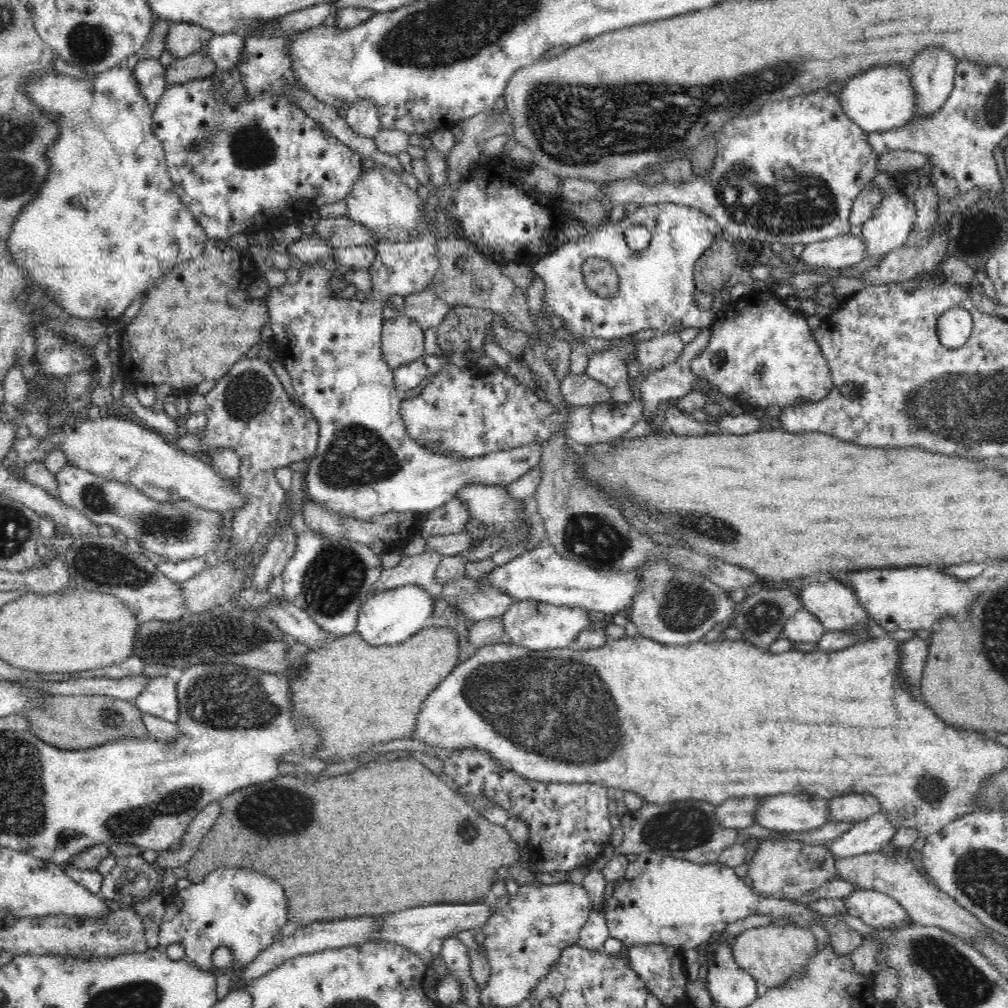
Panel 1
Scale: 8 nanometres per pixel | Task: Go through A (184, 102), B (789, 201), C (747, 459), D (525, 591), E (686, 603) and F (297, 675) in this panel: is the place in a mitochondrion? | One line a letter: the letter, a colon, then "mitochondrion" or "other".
A: other
B: mitochondrion
C: other
D: other
E: mitochondrion
F: mitochondrion

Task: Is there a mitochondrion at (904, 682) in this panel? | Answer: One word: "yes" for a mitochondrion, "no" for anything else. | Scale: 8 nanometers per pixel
no

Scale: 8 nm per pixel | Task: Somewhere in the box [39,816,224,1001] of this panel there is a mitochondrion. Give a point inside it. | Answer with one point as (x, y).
(131, 880)

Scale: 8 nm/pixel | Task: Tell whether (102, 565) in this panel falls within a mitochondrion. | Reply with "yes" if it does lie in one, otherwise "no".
yes

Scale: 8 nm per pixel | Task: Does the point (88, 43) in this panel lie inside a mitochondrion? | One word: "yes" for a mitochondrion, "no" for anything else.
yes

